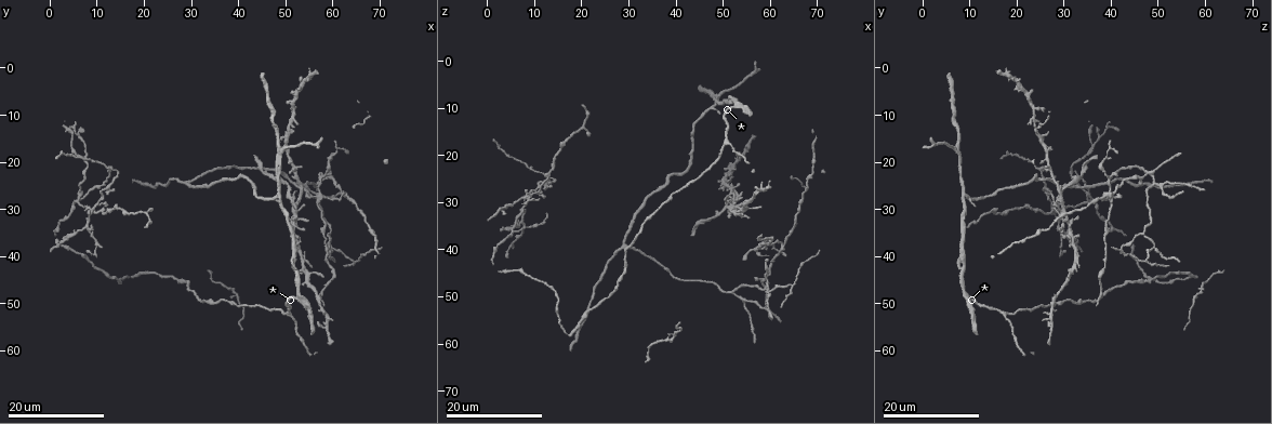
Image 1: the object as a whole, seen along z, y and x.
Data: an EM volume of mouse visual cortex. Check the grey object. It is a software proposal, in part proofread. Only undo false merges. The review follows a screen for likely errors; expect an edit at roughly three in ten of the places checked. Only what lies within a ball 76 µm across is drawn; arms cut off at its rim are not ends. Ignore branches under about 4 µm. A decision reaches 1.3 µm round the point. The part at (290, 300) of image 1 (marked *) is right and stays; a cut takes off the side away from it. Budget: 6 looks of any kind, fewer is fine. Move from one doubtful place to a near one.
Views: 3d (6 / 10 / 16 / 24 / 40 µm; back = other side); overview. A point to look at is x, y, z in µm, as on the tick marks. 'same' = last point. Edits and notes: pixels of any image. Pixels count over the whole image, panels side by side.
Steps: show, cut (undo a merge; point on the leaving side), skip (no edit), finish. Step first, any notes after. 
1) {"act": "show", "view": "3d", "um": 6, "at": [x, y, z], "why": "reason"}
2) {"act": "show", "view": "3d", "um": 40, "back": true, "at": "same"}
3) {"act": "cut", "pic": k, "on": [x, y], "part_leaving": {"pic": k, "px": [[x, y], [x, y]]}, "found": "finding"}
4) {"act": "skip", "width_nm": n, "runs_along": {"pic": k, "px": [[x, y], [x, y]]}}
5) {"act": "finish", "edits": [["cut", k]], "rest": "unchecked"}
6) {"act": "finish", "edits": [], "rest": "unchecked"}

{"act": "show", "view": "3d", "um": 16, "at": [59.5, 35.5, 47.0], "why": "a fork"}

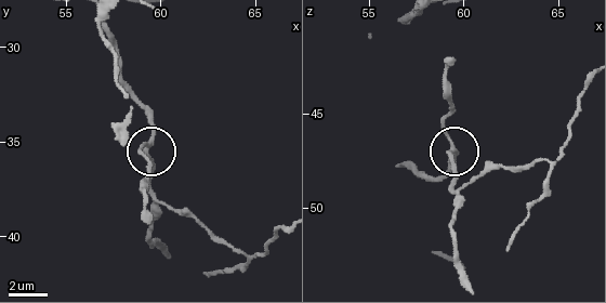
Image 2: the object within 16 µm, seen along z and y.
{"act": "show", "view": "3d", "um": 10, "at": [59.4, 35.2, 46.9], "why": "zoom in"}

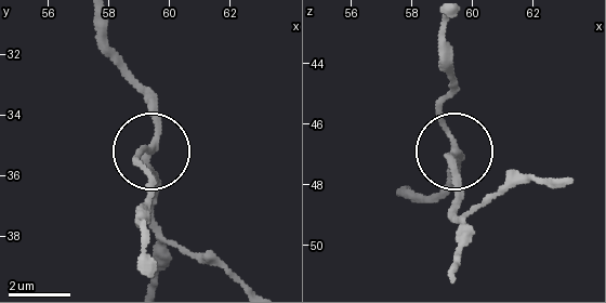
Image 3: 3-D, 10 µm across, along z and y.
{"act": "skip", "arms": 3, "runs_along": {"pic": 3, "px": [[96, 23], [99, 47], [158, 123], [137, 160], [150, 199]]}, "found": "one cell here"}

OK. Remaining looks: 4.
{"act": "show", "view": "3d", "um": 16, "at": [51.5, 11.0, 23.5], "why": "side arm on a straight run"}

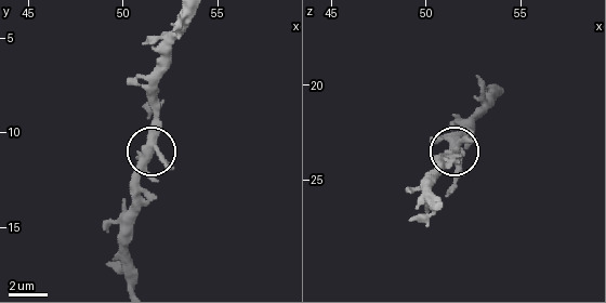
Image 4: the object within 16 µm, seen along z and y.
{"act": "show", "view": "3d", "um": 10, "at": [51.8, 10.7, 23.3]}

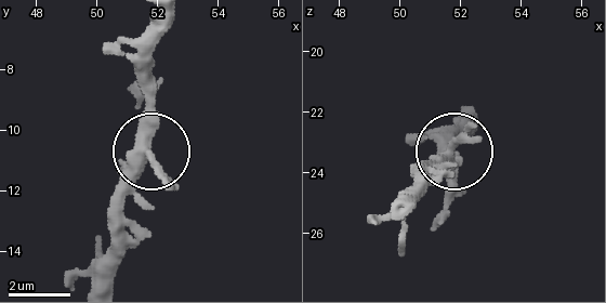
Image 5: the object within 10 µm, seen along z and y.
{"act": "show", "view": "3d", "um": 6, "at": [51.7, 10.9, 23.2]}

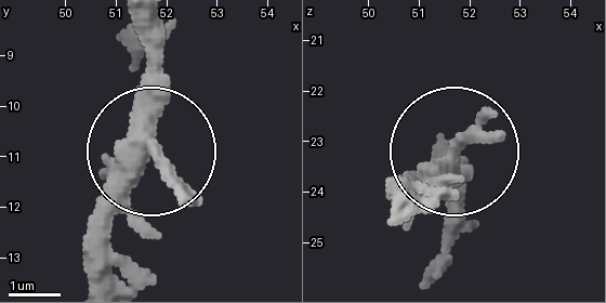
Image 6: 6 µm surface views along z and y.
{"act": "skip", "side_arm_um": 16, "arms": 3, "found": "continuous, no second cell"}

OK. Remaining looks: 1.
{"act": "finish", "edits": [], "rest": "unchecked"}

